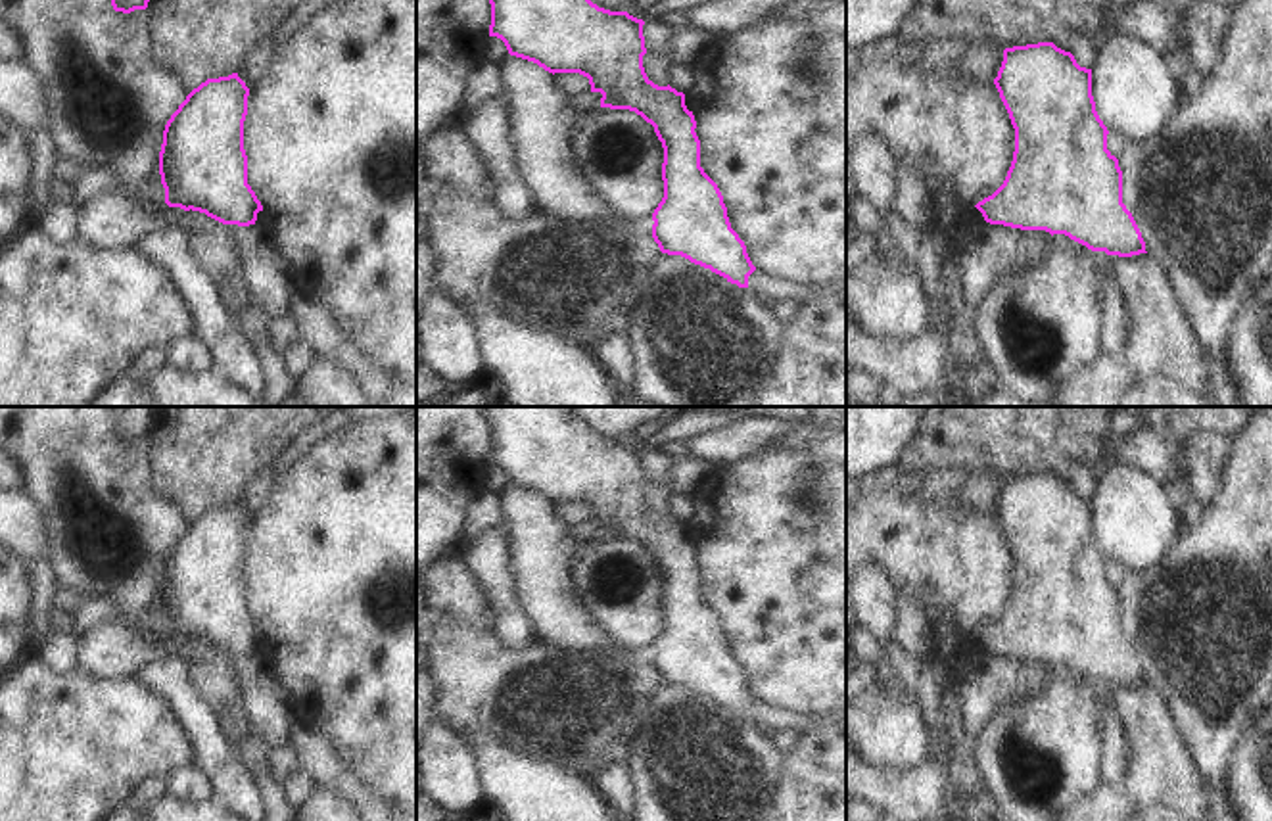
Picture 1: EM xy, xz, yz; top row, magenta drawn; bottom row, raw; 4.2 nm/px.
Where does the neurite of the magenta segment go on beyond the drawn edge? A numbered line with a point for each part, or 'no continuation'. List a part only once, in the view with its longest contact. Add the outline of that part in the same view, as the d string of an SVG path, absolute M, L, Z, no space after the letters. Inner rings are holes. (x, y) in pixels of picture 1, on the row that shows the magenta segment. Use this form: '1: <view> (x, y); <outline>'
no continuation

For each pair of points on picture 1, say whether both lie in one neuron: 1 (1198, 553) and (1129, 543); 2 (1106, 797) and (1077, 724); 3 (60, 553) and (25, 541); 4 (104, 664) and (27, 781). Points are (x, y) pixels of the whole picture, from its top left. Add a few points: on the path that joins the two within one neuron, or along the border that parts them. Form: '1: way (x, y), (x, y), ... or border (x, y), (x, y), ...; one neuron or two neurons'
1: border (1184, 526), (1157, 562), (1142, 570), (1129, 570); two neurons
2: border (1104, 781), (1077, 800); two neurons
3: border (37, 505), (45, 526), (47, 559); two neurons
4: border (79, 668), (100, 680), (133, 678); two neurons

